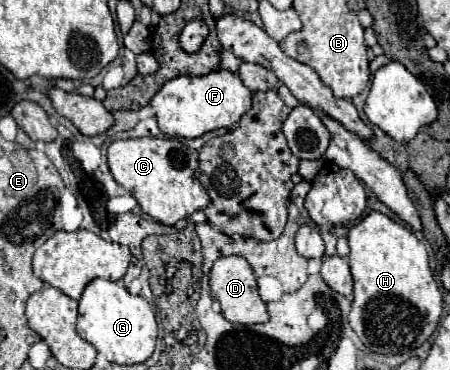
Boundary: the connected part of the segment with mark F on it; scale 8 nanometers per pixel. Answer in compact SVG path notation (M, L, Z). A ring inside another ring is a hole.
M220 69L202 77L180 75L172 81L166 81L150 99L150 105L156 111L158 127L164 135L194 139L208 131L232 127L234 123L238 123L246 113L246 107L250 107L250 99L252 91L242 85L240 77L236 73Z

